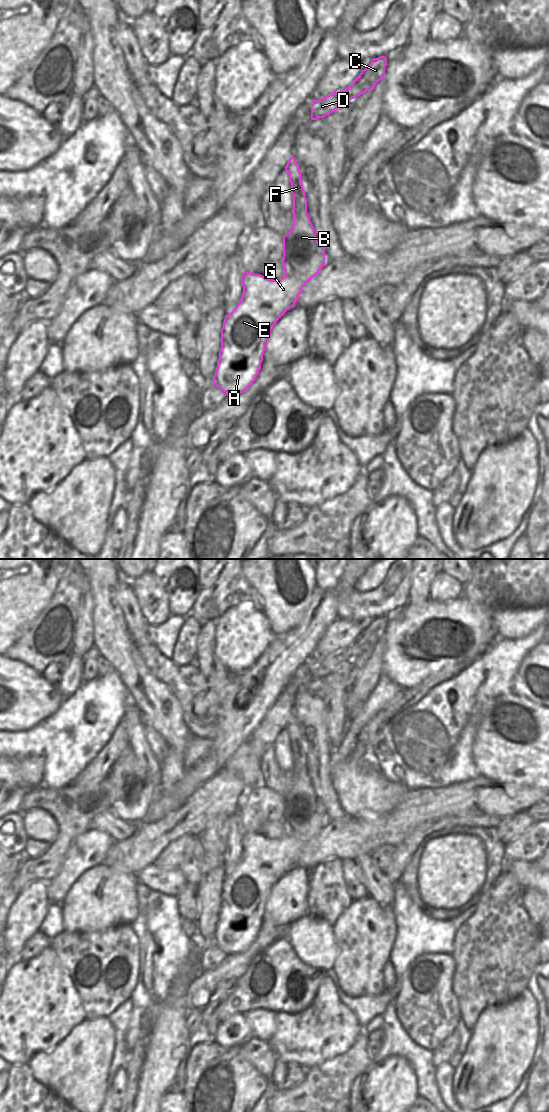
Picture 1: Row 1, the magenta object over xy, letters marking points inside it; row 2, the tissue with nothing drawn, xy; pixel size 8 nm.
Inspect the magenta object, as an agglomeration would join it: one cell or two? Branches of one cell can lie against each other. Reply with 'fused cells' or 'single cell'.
fused cells

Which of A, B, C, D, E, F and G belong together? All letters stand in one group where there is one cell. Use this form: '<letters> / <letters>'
A E / B C D F G

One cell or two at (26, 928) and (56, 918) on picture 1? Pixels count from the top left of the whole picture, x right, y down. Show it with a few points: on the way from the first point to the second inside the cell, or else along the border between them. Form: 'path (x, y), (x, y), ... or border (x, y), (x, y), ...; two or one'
border (49, 904), (38, 931); two

